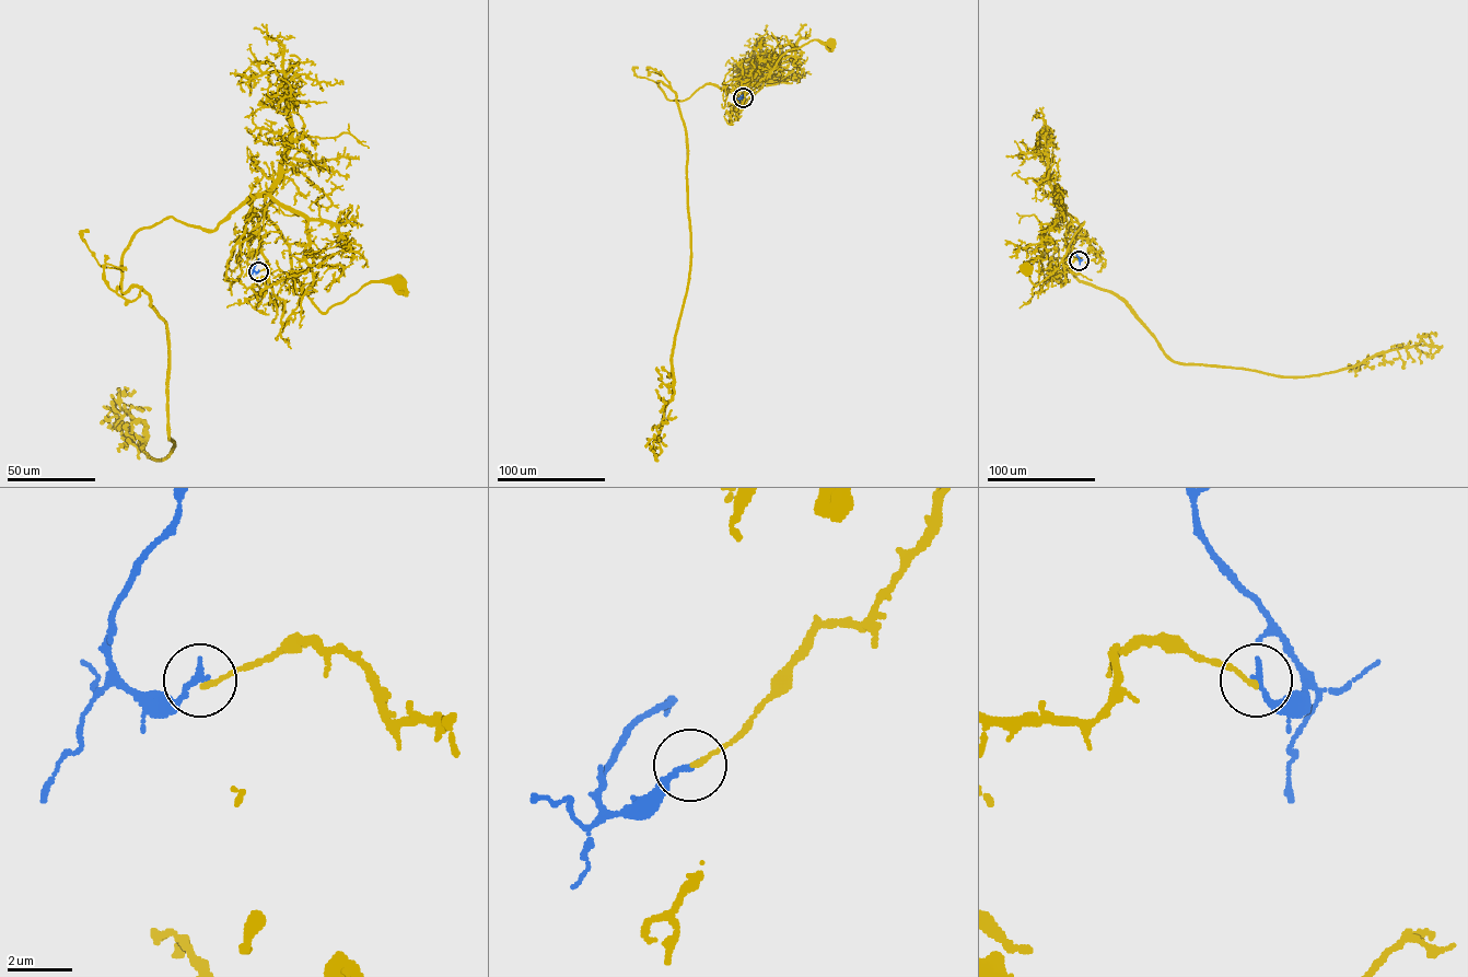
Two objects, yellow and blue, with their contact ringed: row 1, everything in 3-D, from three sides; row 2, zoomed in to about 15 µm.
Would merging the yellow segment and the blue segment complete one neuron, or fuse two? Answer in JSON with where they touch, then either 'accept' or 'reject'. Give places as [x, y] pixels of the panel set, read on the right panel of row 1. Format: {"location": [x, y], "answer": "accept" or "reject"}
{"location": [1079, 260], "answer": "reject"}

